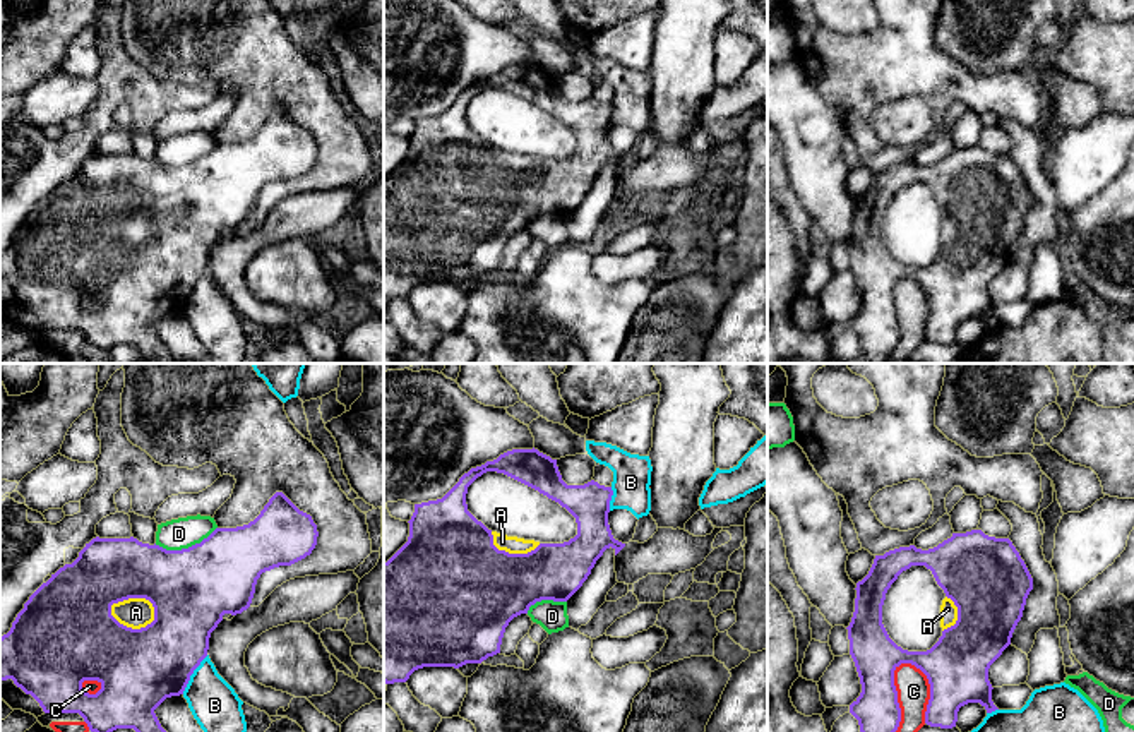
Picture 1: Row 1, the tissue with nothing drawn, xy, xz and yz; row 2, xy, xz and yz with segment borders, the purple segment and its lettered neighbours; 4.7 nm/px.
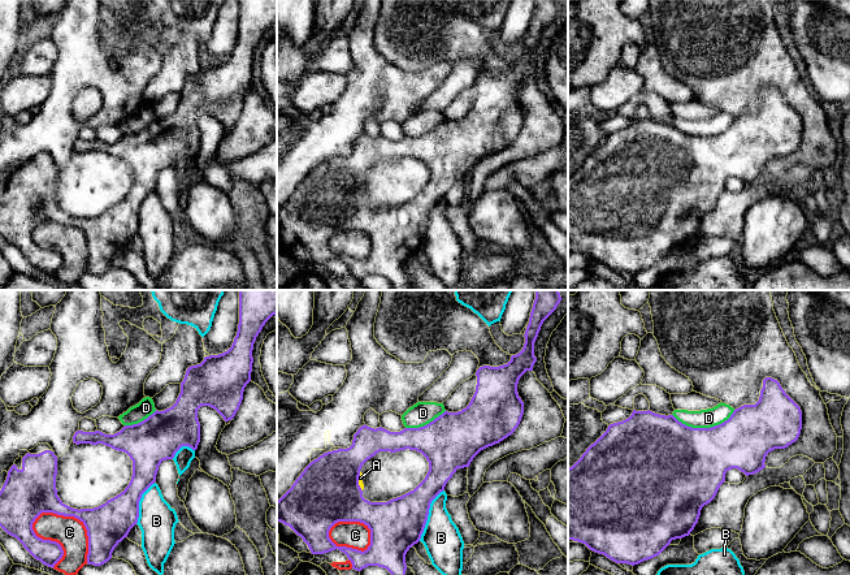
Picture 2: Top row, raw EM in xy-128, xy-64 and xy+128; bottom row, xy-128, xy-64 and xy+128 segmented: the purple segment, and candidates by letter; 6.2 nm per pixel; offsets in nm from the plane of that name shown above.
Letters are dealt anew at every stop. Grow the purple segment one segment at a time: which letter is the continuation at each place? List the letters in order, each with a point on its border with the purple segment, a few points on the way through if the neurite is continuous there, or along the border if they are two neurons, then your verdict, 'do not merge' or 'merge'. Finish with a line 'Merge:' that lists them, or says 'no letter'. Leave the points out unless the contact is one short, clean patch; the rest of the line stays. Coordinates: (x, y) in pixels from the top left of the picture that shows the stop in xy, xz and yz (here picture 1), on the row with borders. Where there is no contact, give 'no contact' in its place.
A: contact xy (129, 628); way xy (77, 638), (129, 628), (136, 612); merge
B: contact xy (192, 672); do not merge
C: contact yz (896, 693); do not merge
D: contact xy (185, 549); do not merge
Merge: A

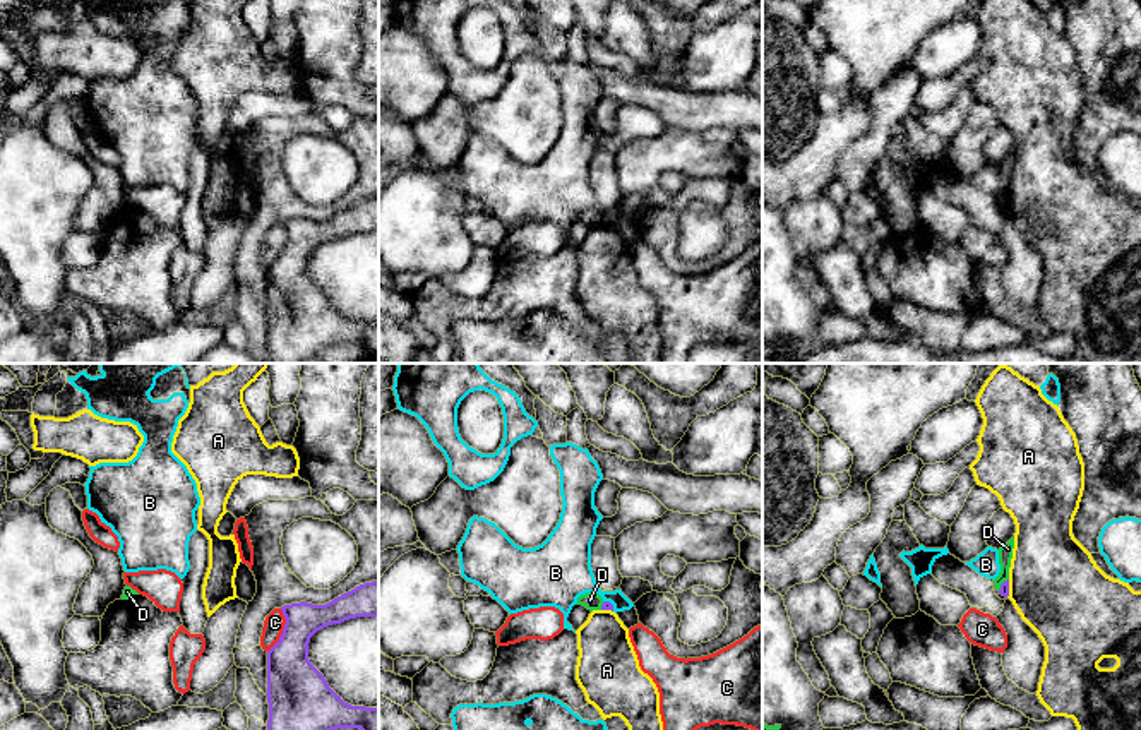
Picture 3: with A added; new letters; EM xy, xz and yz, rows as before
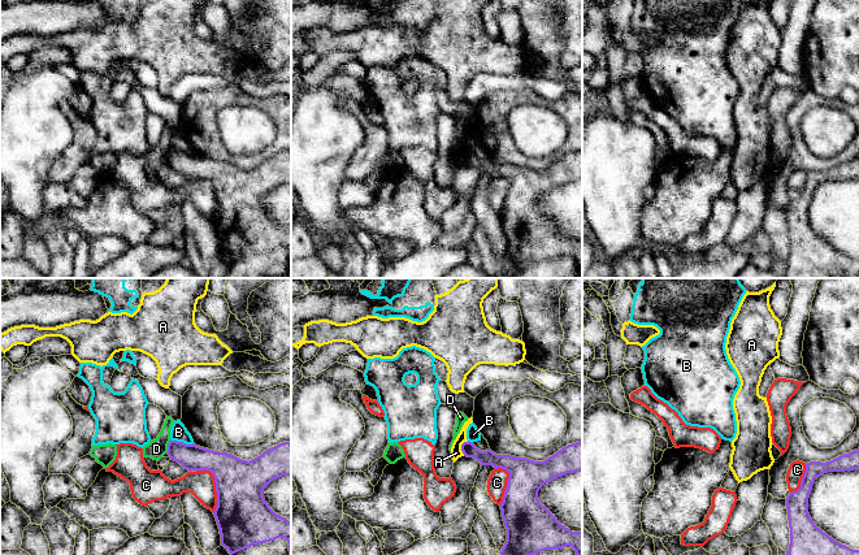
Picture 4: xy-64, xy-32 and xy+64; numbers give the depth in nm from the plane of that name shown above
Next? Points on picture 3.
A: contact yz (1008, 588); do not merge
B: contact xz (610, 604); do not merge
C: contact xy (283, 631); do not merge
D: contact yz (1001, 585); border yz (1008, 578), (997, 590); do not merge
Merge: no letter

